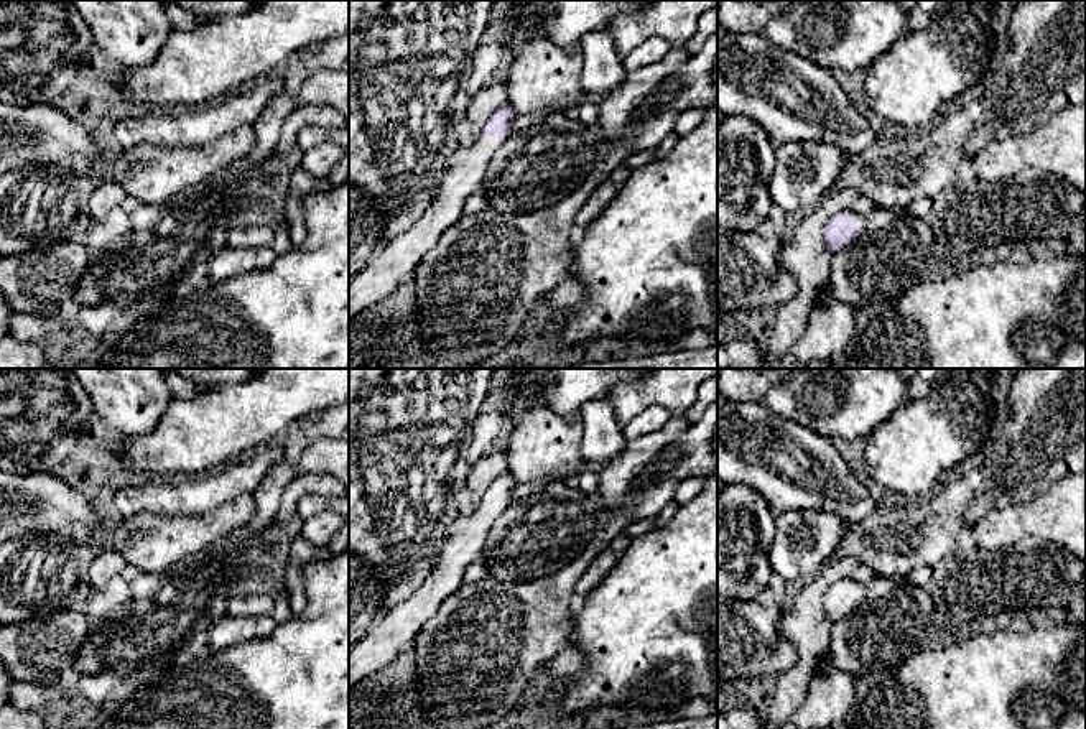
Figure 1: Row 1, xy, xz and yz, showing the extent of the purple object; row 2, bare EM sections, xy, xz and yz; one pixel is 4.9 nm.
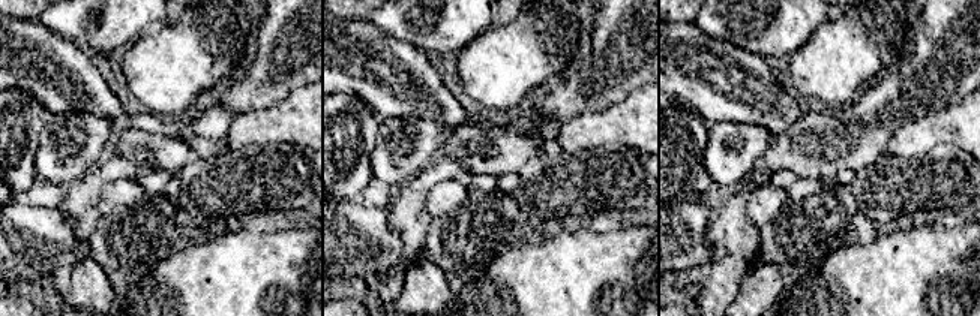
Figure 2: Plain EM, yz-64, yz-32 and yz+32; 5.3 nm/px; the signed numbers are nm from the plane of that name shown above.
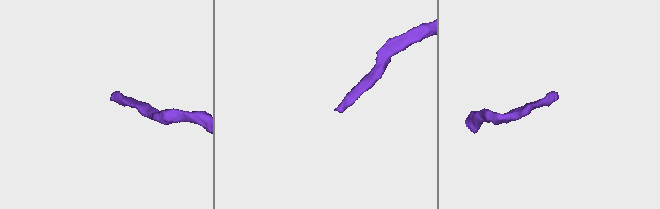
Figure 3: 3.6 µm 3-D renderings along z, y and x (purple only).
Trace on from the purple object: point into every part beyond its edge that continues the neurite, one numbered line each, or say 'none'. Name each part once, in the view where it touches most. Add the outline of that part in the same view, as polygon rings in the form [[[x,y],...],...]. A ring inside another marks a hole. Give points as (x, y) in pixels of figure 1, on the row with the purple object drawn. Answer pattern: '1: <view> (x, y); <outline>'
1: yz (859, 219); [[[844,211],[842,214],[856,219],[856,225],[861,234],[866,230],[866,217],[864,216],[852,212],[852,211]]]

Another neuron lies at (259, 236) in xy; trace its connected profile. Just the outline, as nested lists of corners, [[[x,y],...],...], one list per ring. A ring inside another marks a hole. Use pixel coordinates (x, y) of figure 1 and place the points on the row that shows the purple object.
[[[230,225],[225,235],[230,247],[270,247],[273,242],[273,229],[268,225]]]

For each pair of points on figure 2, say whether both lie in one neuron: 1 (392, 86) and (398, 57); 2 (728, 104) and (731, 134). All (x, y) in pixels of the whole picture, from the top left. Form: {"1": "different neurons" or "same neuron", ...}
{"1": "same neuron", "2": "different neurons"}

